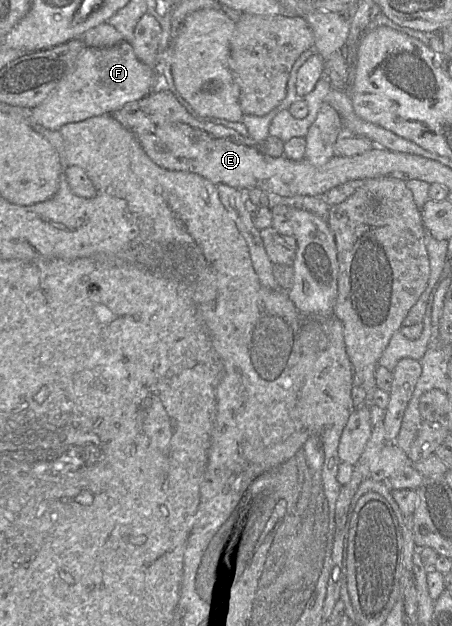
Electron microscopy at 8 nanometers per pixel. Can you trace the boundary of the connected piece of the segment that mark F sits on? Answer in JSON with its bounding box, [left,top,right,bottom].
[30,40,159,130]

